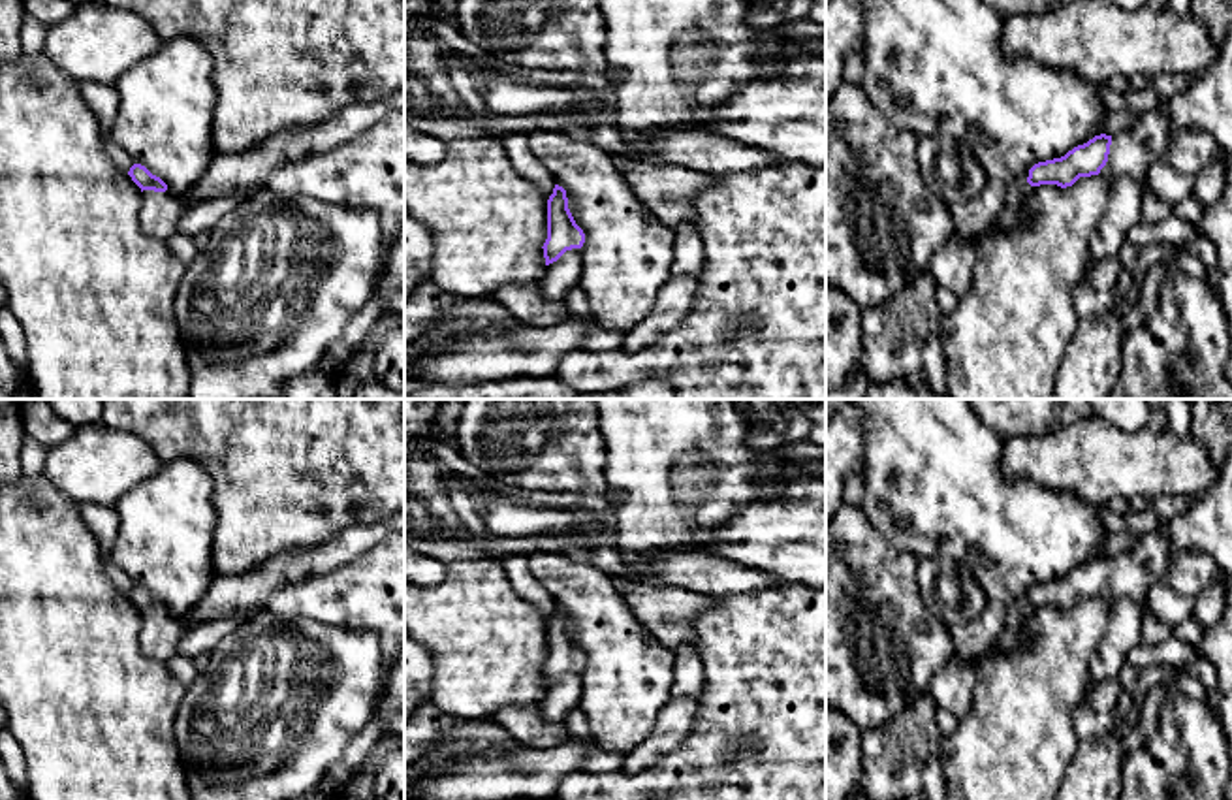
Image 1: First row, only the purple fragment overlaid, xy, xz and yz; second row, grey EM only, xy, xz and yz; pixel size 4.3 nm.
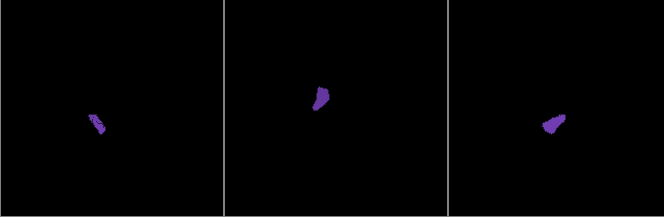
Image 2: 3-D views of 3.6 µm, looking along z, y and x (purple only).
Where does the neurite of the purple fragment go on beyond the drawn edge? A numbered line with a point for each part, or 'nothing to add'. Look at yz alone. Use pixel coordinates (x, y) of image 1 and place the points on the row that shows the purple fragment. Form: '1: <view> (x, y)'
1: yz (1133, 151)
2: yz (1014, 213)

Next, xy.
1: xy (160, 211)

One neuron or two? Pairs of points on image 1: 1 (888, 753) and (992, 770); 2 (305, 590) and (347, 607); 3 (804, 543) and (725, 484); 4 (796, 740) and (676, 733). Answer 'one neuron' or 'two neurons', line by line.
1: two neurons
2: one neuron
3: two neurons
4: two neurons

